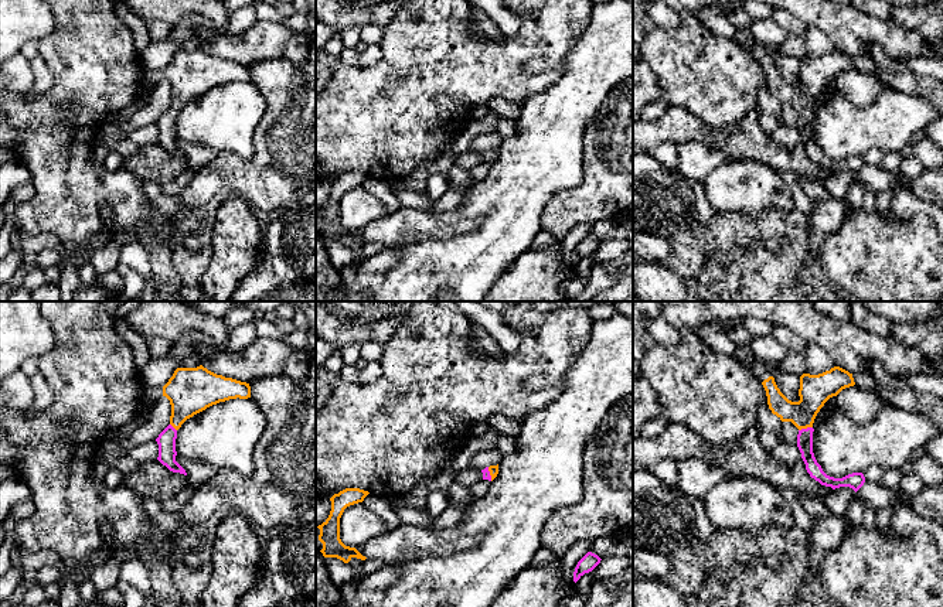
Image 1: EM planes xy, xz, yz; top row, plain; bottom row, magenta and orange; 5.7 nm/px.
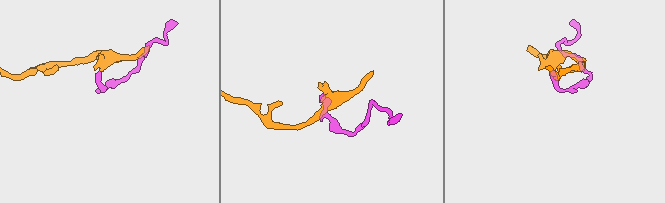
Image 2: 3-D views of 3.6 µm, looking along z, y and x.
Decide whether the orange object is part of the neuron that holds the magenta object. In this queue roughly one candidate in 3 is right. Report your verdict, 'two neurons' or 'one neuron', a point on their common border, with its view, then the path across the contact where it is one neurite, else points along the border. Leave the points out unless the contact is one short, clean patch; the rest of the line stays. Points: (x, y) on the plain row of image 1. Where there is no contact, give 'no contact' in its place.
one neuron; contact yz (804, 112); way yz (804, 122), (804, 112), (804, 94), (814, 74)

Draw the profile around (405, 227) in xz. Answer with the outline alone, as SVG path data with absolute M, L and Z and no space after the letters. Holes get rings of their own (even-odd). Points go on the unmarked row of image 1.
M402 207L355 232L367 242L379 242L387 248L402 248L429 239L446 239L470 232L474 225L476 221L472 218L449 225L442 221L442 212L436 212L435 209Z

